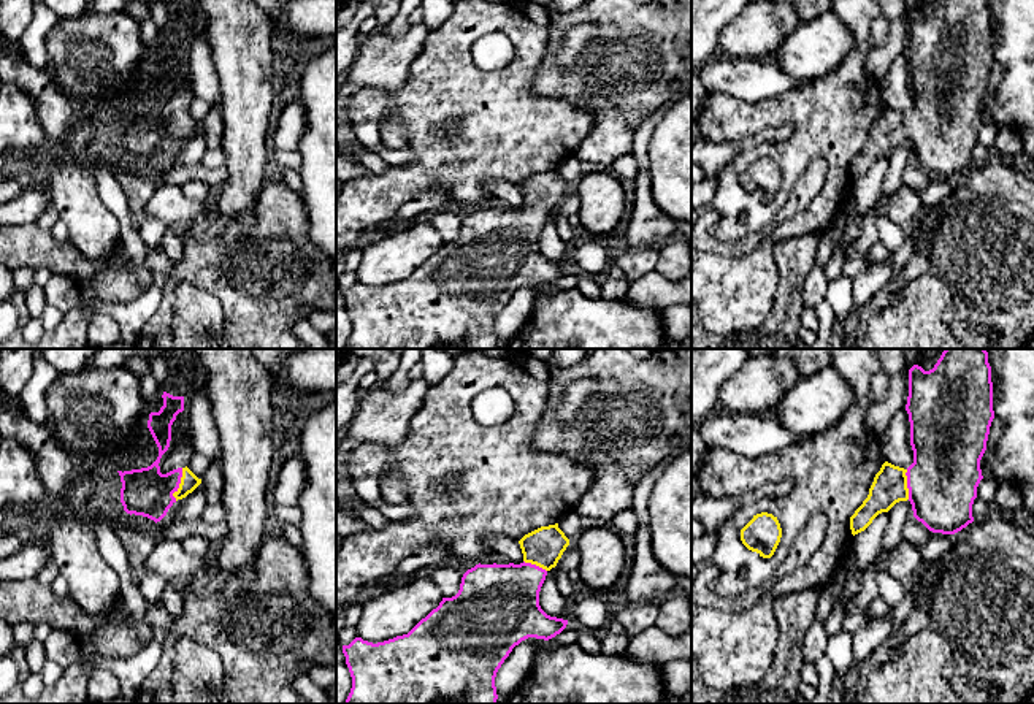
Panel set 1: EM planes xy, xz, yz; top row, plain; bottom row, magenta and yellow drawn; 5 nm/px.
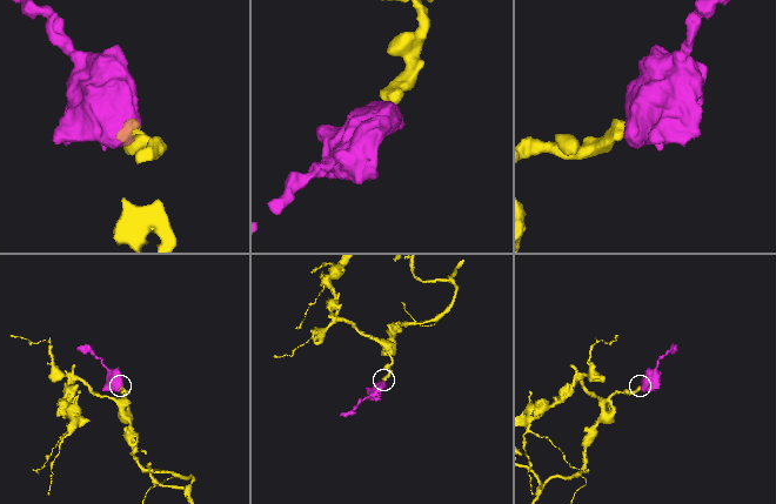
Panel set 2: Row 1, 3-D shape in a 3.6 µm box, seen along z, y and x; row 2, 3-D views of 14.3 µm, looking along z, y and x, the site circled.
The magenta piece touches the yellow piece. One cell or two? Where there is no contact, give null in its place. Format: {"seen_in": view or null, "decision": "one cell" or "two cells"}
{"seen_in": "xy", "decision": "one cell"}

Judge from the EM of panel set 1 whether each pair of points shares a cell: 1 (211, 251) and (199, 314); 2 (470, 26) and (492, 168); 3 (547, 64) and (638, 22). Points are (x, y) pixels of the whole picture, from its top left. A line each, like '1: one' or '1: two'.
1: two
2: one
3: one

